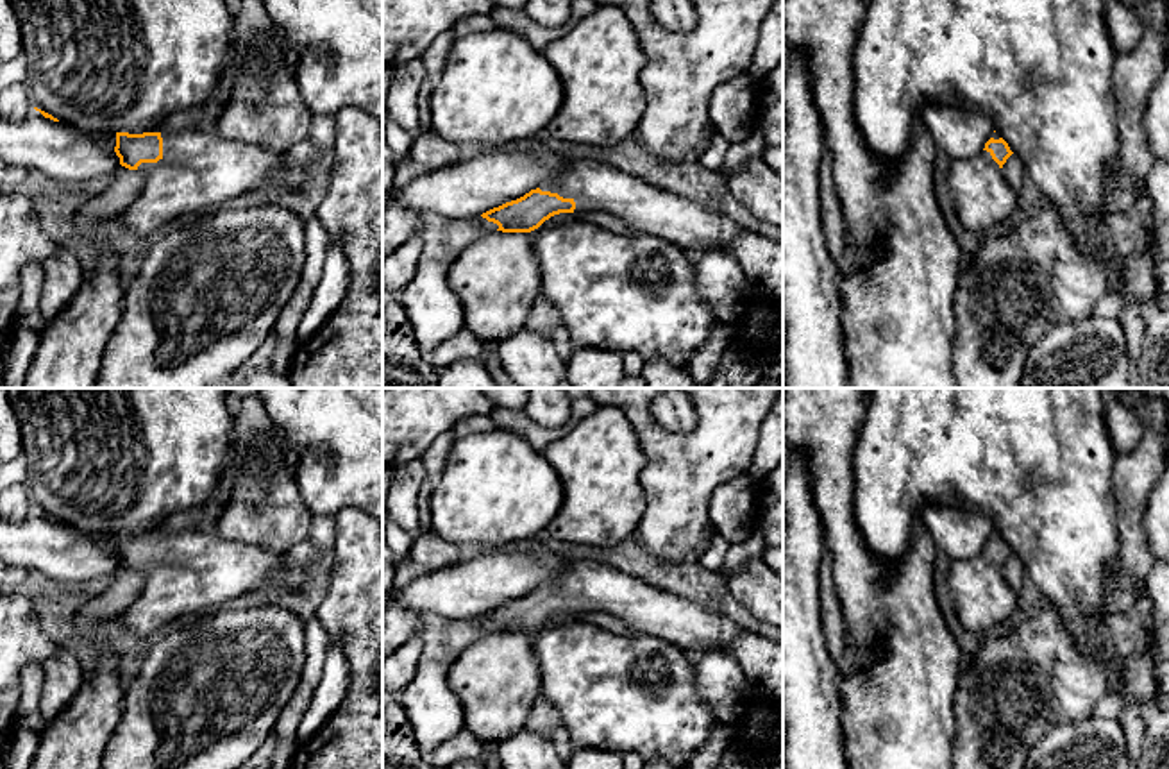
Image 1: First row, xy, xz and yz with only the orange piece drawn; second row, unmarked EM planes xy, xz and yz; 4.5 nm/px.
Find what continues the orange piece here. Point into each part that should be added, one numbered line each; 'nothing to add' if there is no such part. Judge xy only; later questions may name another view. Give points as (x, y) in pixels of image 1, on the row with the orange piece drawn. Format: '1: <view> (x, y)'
1: xy (201, 170)

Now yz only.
1: yz (982, 197)

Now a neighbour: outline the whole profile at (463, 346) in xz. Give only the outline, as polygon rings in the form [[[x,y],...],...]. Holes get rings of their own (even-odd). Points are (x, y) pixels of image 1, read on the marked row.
[[[461,329],[459,333],[440,343],[425,358],[434,368],[442,370],[458,359],[474,359],[481,363],[483,356],[484,356],[483,342],[470,331]]]

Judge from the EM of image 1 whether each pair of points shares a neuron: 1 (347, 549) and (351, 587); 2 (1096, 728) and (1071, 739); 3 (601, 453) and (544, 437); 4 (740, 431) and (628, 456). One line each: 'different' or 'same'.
1: same
2: same
3: different
4: different

